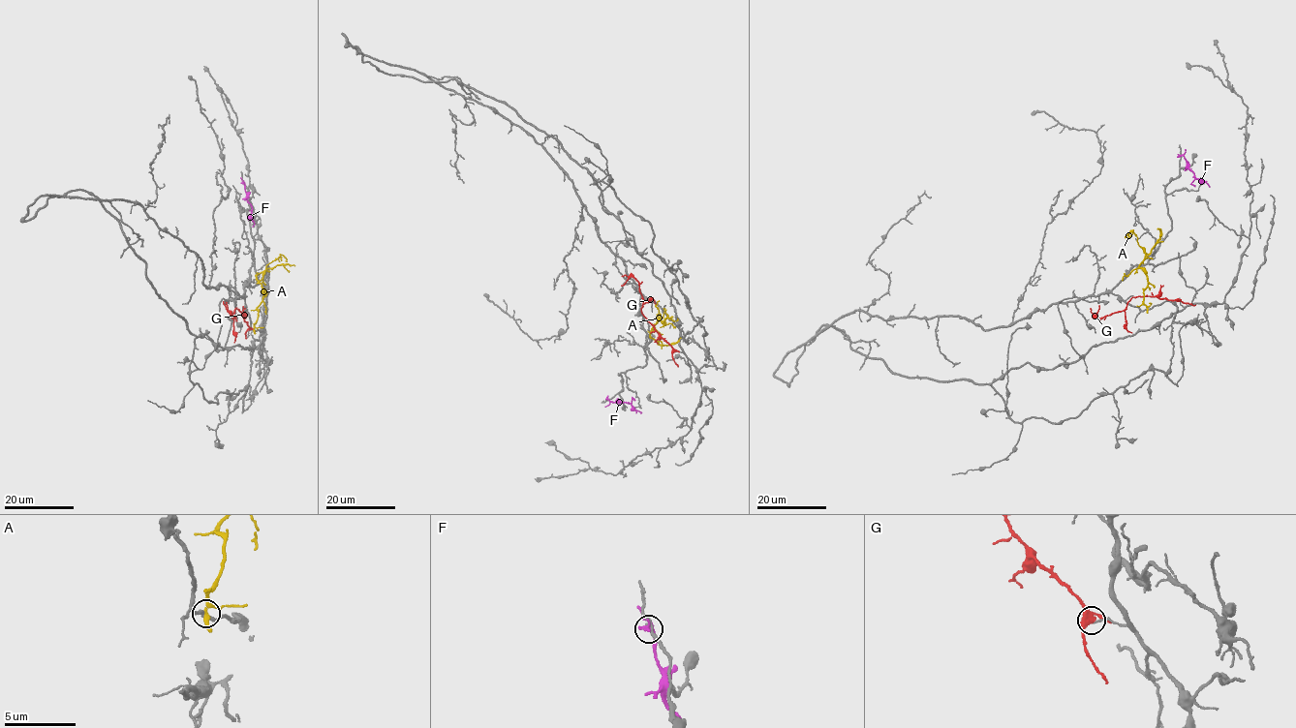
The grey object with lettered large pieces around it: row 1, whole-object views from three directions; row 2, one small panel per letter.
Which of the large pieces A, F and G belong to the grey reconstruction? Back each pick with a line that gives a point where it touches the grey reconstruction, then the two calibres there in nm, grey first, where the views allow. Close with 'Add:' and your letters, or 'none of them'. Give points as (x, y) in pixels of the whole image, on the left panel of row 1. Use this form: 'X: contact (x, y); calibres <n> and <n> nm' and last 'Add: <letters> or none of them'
Add: none of them

